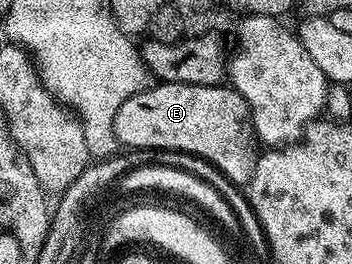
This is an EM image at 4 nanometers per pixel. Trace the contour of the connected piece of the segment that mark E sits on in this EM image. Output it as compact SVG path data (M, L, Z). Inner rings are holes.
M151 84L128 98L116 111L114 134L119 146L130 151L171 149L203 157L239 187L249 186L260 156L260 149L254 146L256 134L248 103L225 84Z

